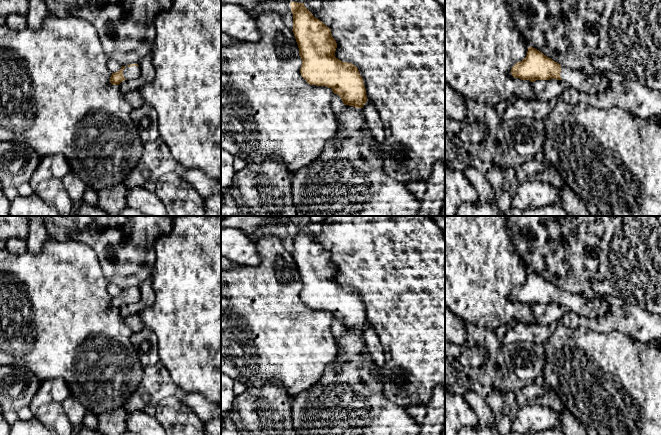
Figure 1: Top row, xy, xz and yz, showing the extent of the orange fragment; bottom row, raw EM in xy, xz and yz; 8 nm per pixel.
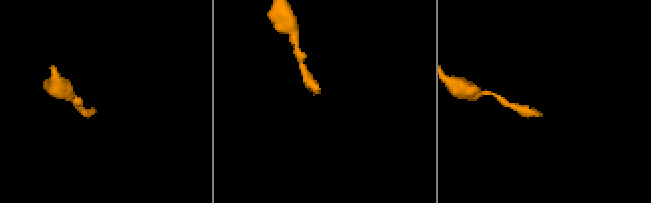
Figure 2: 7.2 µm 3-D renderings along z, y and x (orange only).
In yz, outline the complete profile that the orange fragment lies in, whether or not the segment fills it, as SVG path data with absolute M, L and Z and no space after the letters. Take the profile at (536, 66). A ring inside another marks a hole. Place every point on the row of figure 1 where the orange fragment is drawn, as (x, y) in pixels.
M529 47L526 57L511 69L514 78L521 80L563 80L569 87L589 95L598 95L607 90L609 80L599 74L586 75L581 70L561 66L539 50Z

